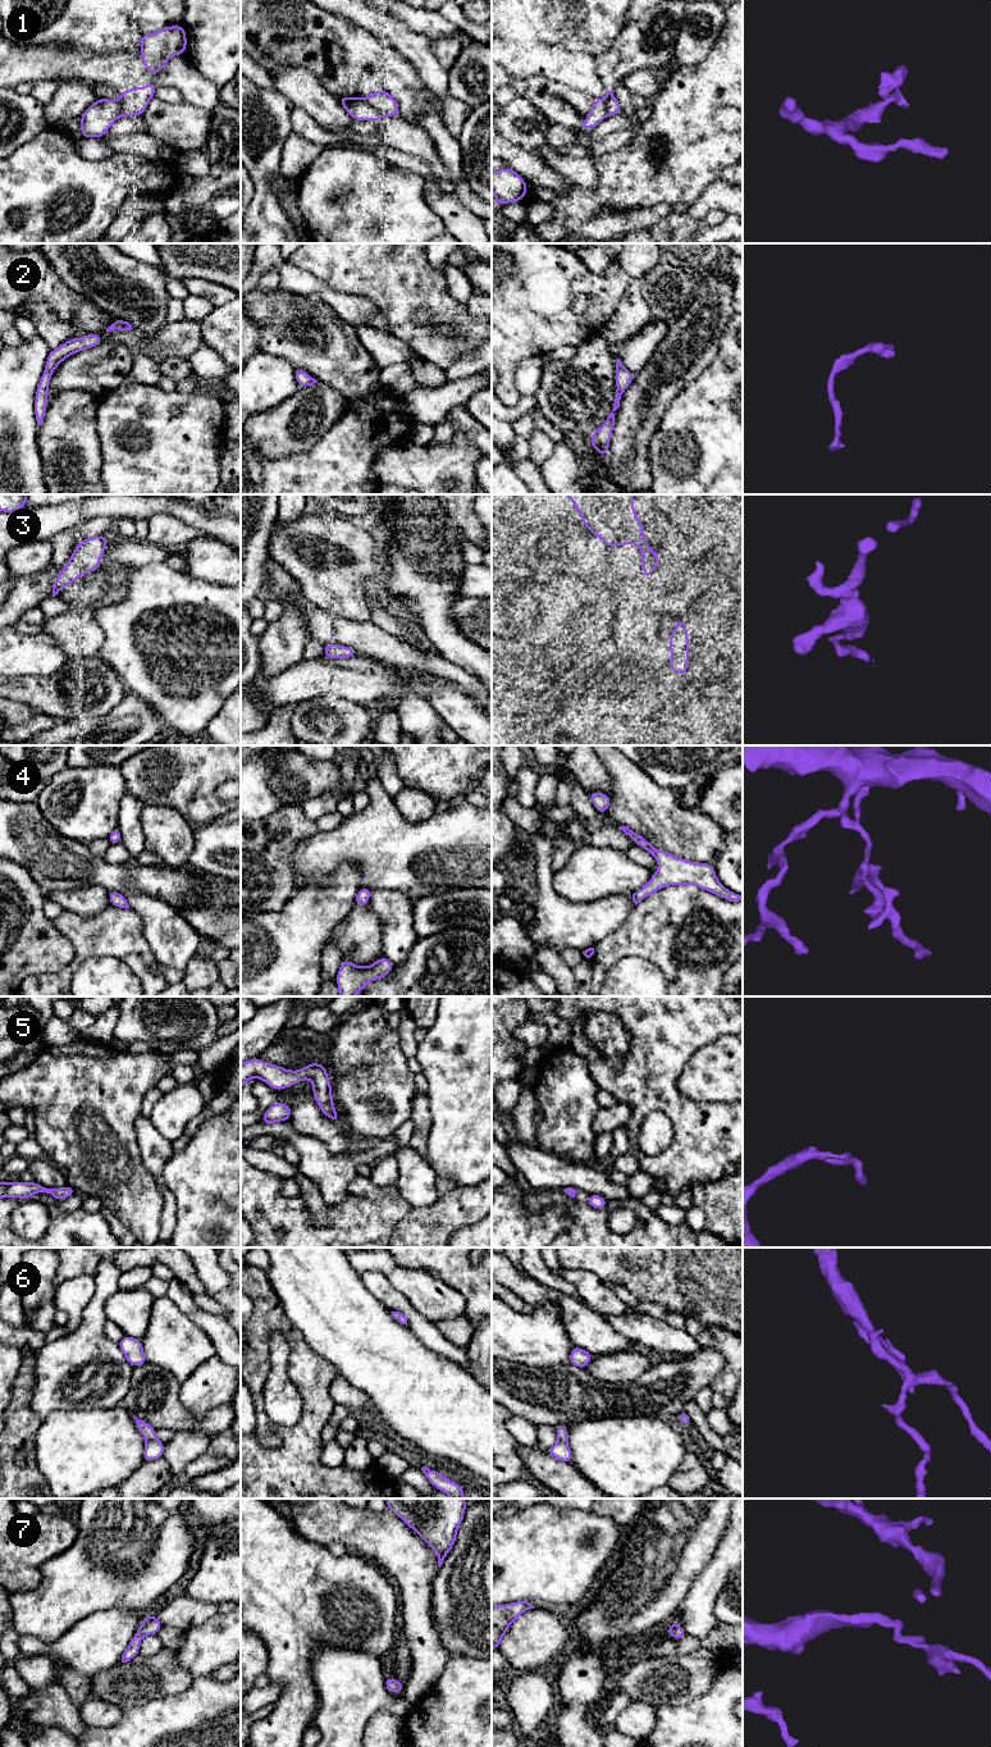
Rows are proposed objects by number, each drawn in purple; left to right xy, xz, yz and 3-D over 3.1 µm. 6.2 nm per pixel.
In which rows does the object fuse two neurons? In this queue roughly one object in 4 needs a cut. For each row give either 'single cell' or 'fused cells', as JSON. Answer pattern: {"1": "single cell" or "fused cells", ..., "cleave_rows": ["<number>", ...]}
{"1": "fused cells", "2": "single cell", "3": "single cell", "4": "single cell", "5": "single cell", "6": "single cell", "7": "single cell", "cleave_rows": ["1"]}

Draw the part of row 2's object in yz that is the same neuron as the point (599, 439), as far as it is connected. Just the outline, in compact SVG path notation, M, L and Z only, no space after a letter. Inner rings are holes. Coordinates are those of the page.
M620 359L615 361L617 370L616 373L617 389L616 389L613 410L607 418L607 420L603 423L603 425L589 437L590 444L593 446L594 450L599 452L600 457L607 456L609 448L609 441L615 427L613 412L620 407L621 396L624 394L624 392L634 379L634 374L622 365L622 361Z

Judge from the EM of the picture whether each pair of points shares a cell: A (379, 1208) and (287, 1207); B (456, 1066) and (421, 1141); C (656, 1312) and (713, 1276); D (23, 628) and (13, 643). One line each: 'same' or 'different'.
A: same
B: different
C: different
D: different

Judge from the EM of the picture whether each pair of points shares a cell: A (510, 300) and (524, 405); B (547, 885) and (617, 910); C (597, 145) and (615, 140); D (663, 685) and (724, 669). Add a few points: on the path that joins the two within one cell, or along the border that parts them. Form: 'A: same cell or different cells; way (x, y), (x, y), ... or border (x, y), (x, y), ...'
A: different cells; border (521, 396), (515, 405), (505, 406)
B: same cell; way (558, 904), (566, 912), (598, 912)
C: same cell; way (601, 145), (611, 142)
D: different cells; border (683, 676), (693, 688), (708, 698)

